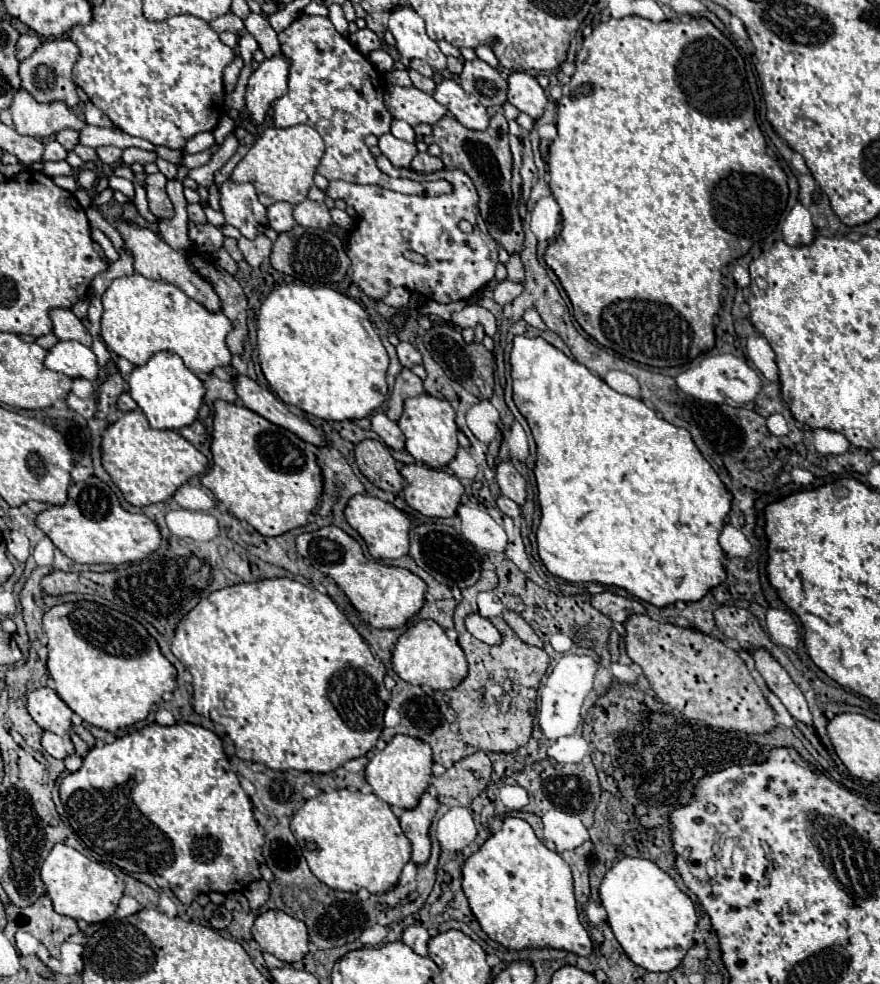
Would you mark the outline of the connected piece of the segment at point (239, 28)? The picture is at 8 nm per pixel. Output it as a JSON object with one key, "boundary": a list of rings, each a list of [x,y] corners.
{"boundary":[[[228,12],[228,14],[224,14],[224,16],[218,16],[216,20],[212,20],[210,22],[210,26],[212,26],[212,30],[216,30],[218,34],[220,32],[234,32],[234,34],[240,34],[240,32],[244,32],[244,22],[236,16],[236,14],[232,14],[232,12]]]}

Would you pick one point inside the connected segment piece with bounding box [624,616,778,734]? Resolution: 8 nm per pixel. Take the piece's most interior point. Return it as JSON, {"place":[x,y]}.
{"place":[698,675]}

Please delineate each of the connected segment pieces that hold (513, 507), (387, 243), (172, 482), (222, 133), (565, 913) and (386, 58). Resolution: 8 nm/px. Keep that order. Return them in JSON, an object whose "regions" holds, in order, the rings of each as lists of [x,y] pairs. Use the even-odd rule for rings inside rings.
{"regions":[[[[500,496],[500,498],[496,500],[496,504],[498,504],[498,508],[502,510],[502,514],[506,514],[508,518],[512,518],[512,520],[520,518],[520,506],[518,506],[516,502],[512,502],[512,500]]],[[[378,156],[376,164],[392,178],[410,178],[416,182],[444,178],[452,184],[452,192],[426,198],[386,192],[380,186],[360,186],[342,180],[330,182],[326,194],[334,200],[344,200],[346,206],[352,206],[358,214],[348,242],[348,258],[352,262],[354,282],[374,300],[380,300],[384,294],[388,294],[392,286],[404,286],[440,304],[466,300],[484,288],[494,278],[498,264],[498,244],[488,234],[478,212],[478,194],[470,178],[462,170],[438,170],[426,176],[412,170],[398,170],[388,162],[386,156]],[[462,218],[474,226],[474,232],[466,234],[458,228]],[[406,250],[422,254],[426,264],[406,260],[402,256]]],[[[142,410],[122,414],[102,434],[102,466],[132,506],[164,502],[192,476],[206,472],[208,460],[176,430],[152,430]]],[[[224,114],[224,117],[220,119],[220,122],[218,123],[219,125],[214,129],[213,134],[215,137],[215,141],[218,145],[222,145],[222,142],[224,142],[224,138],[229,132],[232,132],[234,130],[234,121],[230,117],[225,117],[228,116]]],[[[506,818],[502,830],[466,860],[462,876],[462,890],[476,920],[504,948],[558,948],[580,956],[592,952],[590,936],[578,918],[570,866],[536,838],[526,820]]],[[[374,50],[368,54],[368,60],[380,70],[380,72],[388,72],[394,68],[394,60],[386,50]]]]}

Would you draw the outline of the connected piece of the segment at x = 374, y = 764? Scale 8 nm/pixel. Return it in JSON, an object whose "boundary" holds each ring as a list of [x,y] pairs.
{"boundary":[[[394,736],[384,750],[378,750],[366,766],[366,782],[372,786],[374,794],[398,808],[416,808],[420,796],[426,792],[432,780],[432,748],[410,736]]]}

